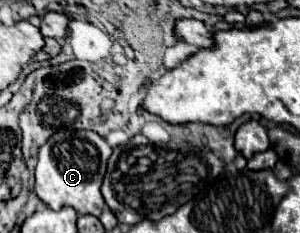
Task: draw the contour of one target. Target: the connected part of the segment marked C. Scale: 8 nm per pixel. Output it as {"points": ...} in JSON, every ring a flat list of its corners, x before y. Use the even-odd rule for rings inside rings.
{"points":[[61,130,59,134,53,134,39,150,39,160,35,168,35,192,37,196,51,208,61,210,63,206,71,206,77,210,77,214,93,214,101,216,105,208,105,200,101,196,101,184,107,170,107,160,111,156,111,146,95,132,89,130]]}

